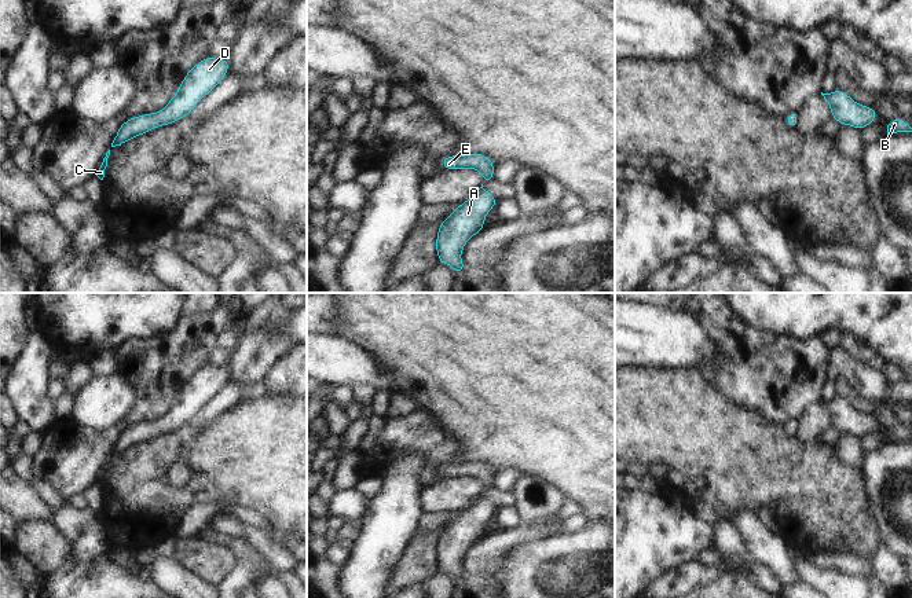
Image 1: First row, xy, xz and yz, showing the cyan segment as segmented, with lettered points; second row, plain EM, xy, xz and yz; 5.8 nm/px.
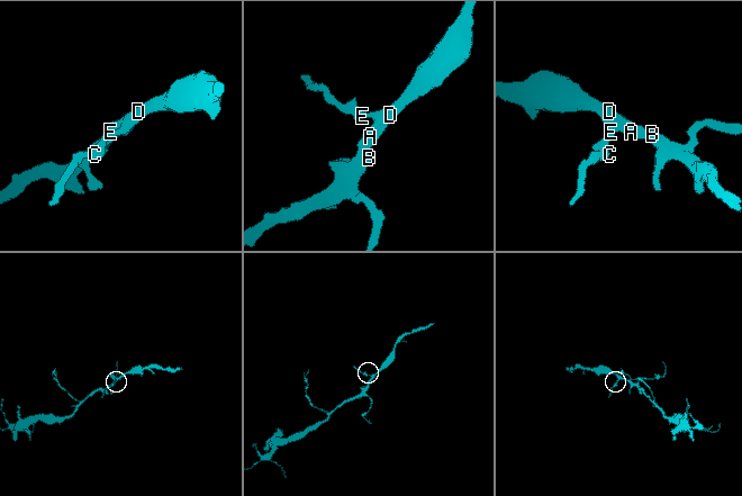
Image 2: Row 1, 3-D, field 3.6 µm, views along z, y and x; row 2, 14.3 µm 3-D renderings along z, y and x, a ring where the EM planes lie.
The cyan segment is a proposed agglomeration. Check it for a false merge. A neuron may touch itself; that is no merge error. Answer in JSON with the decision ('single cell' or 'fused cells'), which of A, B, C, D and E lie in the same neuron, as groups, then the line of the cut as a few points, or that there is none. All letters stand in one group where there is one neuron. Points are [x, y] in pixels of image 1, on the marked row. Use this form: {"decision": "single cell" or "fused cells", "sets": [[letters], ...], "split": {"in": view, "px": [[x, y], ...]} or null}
{"decision": "single cell", "sets": [["A", "B", "C", "D", "E"]], "split": null}

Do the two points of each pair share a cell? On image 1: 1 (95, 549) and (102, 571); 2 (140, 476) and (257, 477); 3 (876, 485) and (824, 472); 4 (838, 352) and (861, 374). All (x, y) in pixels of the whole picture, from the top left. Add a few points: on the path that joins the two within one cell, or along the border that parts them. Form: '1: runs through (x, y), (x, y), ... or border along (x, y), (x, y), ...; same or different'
1: border along (106, 553), (91, 561), (77, 564); different
2: runs through (169, 450), (205, 450), (229, 458); same
3: border along (861, 469), (871, 514); different
4: runs through (842, 358), (856, 371); same

